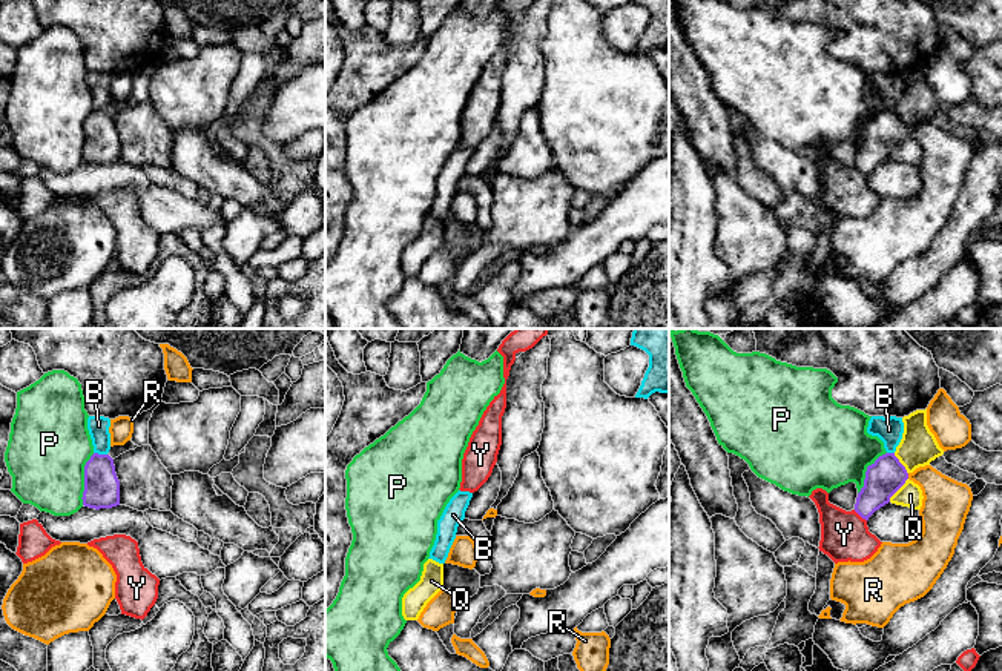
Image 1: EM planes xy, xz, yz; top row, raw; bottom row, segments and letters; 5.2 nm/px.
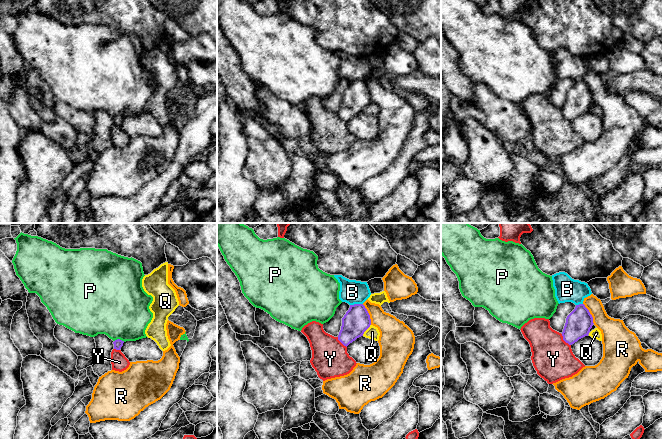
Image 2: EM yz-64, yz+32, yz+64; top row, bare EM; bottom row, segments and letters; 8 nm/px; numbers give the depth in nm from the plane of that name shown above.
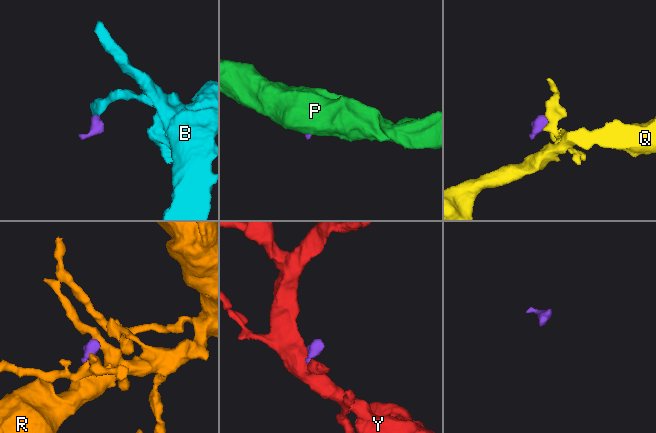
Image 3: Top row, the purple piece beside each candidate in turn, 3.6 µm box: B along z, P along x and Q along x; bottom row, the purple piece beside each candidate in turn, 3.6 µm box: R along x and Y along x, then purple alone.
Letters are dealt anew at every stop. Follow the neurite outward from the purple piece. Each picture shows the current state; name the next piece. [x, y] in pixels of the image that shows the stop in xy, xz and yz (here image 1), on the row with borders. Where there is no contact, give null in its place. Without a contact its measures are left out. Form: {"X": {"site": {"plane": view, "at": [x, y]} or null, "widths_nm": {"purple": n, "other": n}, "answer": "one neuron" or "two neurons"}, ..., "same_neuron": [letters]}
{"B": {"site": {"plane": "xy", "at": [100, 455]}, "widths_nm": {"purple": 190, "other": 110}, "answer": "two neurons"}, "P": {"site": {"plane": "xy", "at": [85, 479]}, "widths_nm": {"purple": 190, "other": 420}, "answer": "two neurons"}, "Q": {"site": {"plane": "yz", "at": [898, 489]}, "widths_nm": {"purple": 190, "other": 130}, "answer": "two neurons"}, "R": {"site": {"plane": "yz", "at": [907, 476]}, "widths_nm": {"purple": 190, "other": 240}, "answer": "two neurons"}, "Y": {"site": {"plane": "yz", "at": [860, 515]}, "widths_nm": {"purple": 190, "other": 260}, "answer": "two neurons"}, "same_neuron": []}

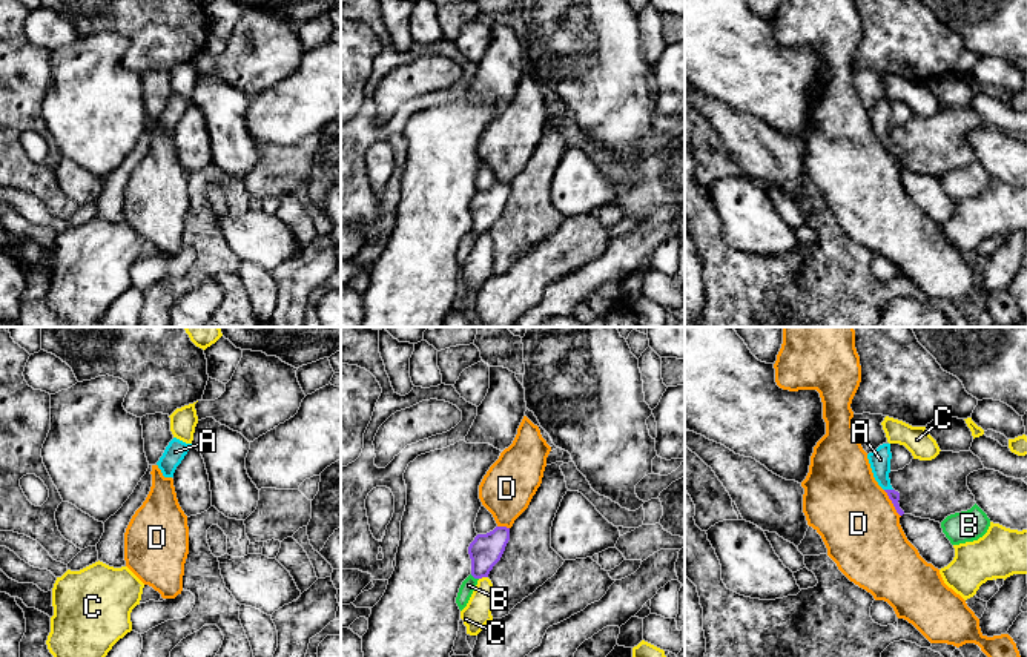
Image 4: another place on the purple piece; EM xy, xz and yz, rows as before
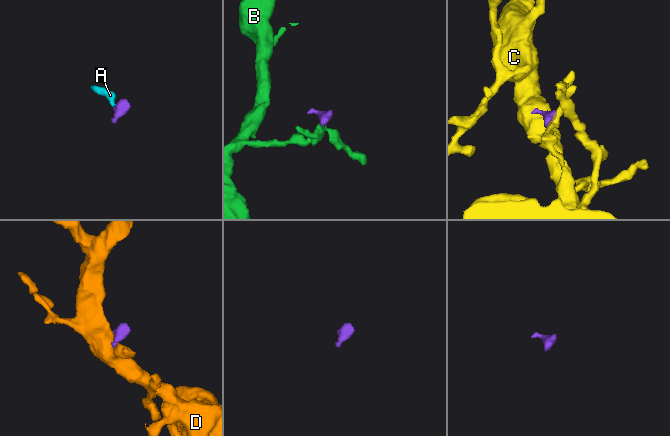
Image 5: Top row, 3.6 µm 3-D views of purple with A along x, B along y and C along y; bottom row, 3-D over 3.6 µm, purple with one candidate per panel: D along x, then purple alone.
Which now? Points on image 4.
{"A": {"site": {"plane": "yz", "at": [889, 490]}, "widths_nm": {"purple": 60, "other": 110}, "answer": "one neuron"}, "B": {"site": {"plane": "xz", "at": [475, 577]}, "widths_nm": {"purple": 170, "other": 70}, "answer": "two neurons"}, "C": {"site": {"plane": "xz", "at": [482, 576]}, "widths_nm": {"purple": 170, "other": 150}, "answer": "two neurons"}, "D": {"site": {"plane": "yz", "at": [892, 502]}, "widths_nm": {"purple": 60, "other": 420}, "answer": "two neurons"}, "same_neuron": ["A"]}

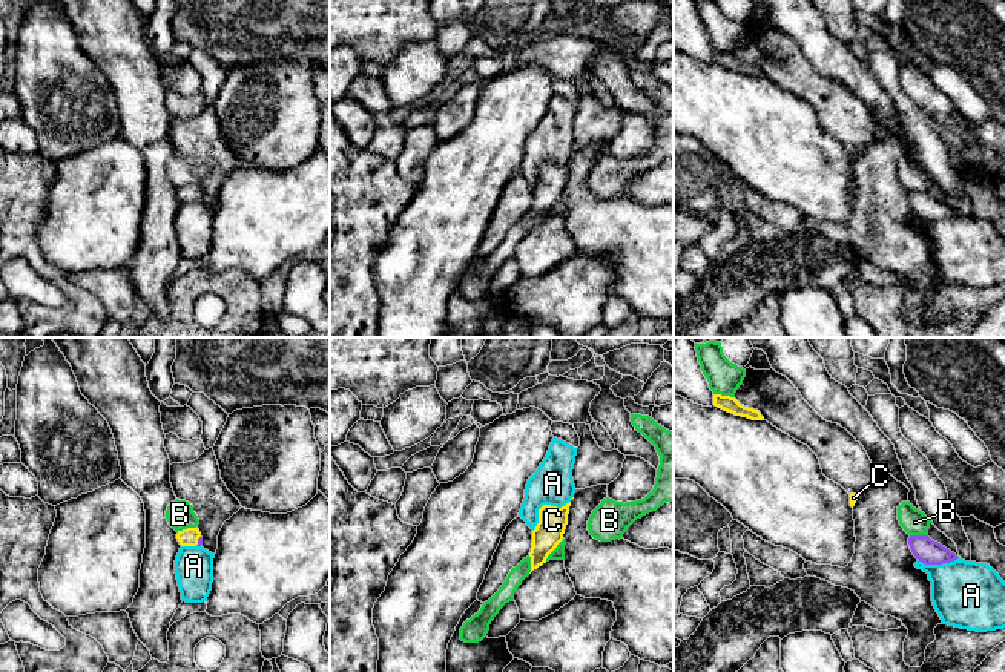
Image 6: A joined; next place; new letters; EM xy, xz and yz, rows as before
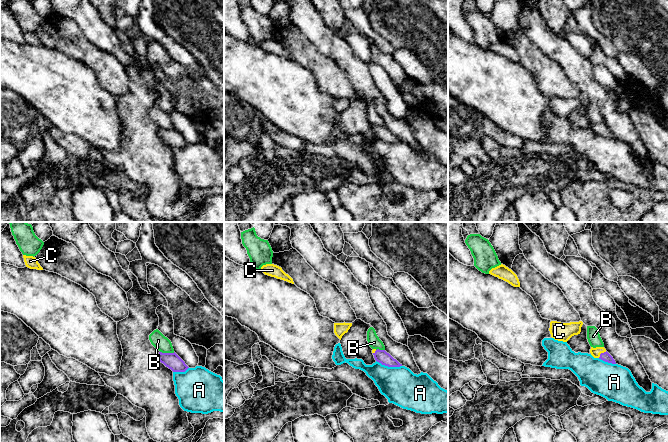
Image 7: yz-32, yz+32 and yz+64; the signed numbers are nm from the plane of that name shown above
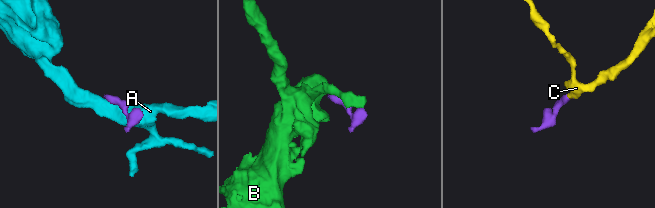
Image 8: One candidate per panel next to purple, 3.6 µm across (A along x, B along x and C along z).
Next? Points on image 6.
{"A": {"site": {"plane": "yz", "at": [938, 563]}, "widths_nm": {"purple": 130, "other": 360}, "answer": "two neurons"}, "B": {"site": {"plane": "yz", "at": [919, 536]}, "widths_nm": {"purple": 130, "other": 140}, "answer": "two neurons"}, "C": {"site": {"plane": "xy", "at": [198, 540]}, "widths_nm": {"purple": 30, "other": 100}, "answer": "one neuron"}, "same_neuron": ["C"]}

